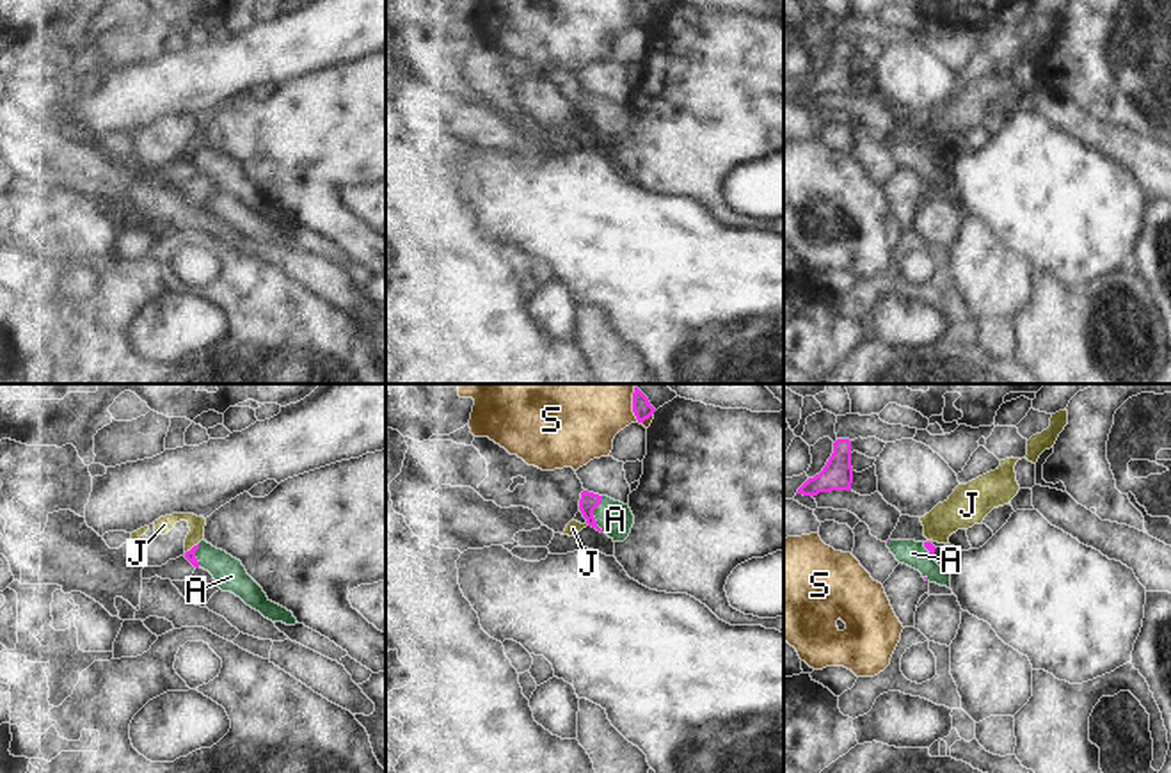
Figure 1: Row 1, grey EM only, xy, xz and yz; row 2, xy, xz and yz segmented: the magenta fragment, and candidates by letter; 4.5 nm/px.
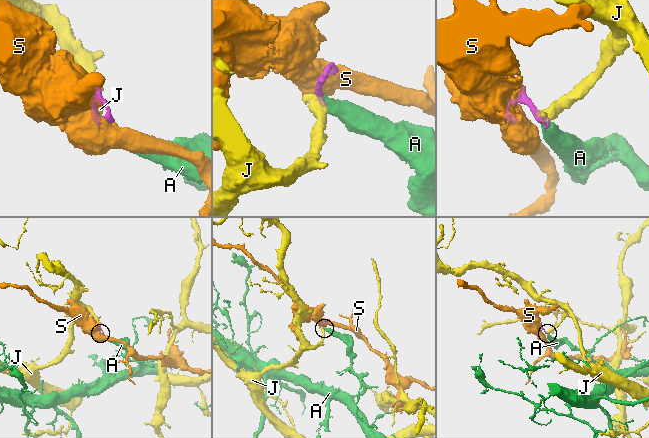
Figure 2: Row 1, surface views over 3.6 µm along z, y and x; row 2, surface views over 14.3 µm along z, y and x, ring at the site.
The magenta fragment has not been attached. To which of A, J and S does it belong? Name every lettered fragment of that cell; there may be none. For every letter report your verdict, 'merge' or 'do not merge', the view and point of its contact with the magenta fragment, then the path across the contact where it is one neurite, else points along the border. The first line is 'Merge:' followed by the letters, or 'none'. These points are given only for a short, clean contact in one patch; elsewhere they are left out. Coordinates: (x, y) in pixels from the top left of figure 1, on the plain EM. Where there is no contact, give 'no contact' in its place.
Merge: A
A: merge; contact xz (592, 116); way xz (589, 103), (592, 116), (605, 116), (615, 121)
J: do not merge; contact xy (192, 150); border xy (198, 144), (185, 155)
S: do not merge; contact xz (633, 13); border xz (631, 0), (631, 11), (642, 25)

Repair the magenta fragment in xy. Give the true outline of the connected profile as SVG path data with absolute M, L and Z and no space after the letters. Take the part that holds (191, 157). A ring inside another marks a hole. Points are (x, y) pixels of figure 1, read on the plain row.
M204 140L185 155L185 160L195 169L208 172L222 194L231 194L247 208L259 213L272 224L286 227L299 226L291 213L272 204L263 190L247 176L240 162L222 151L213 149Z

